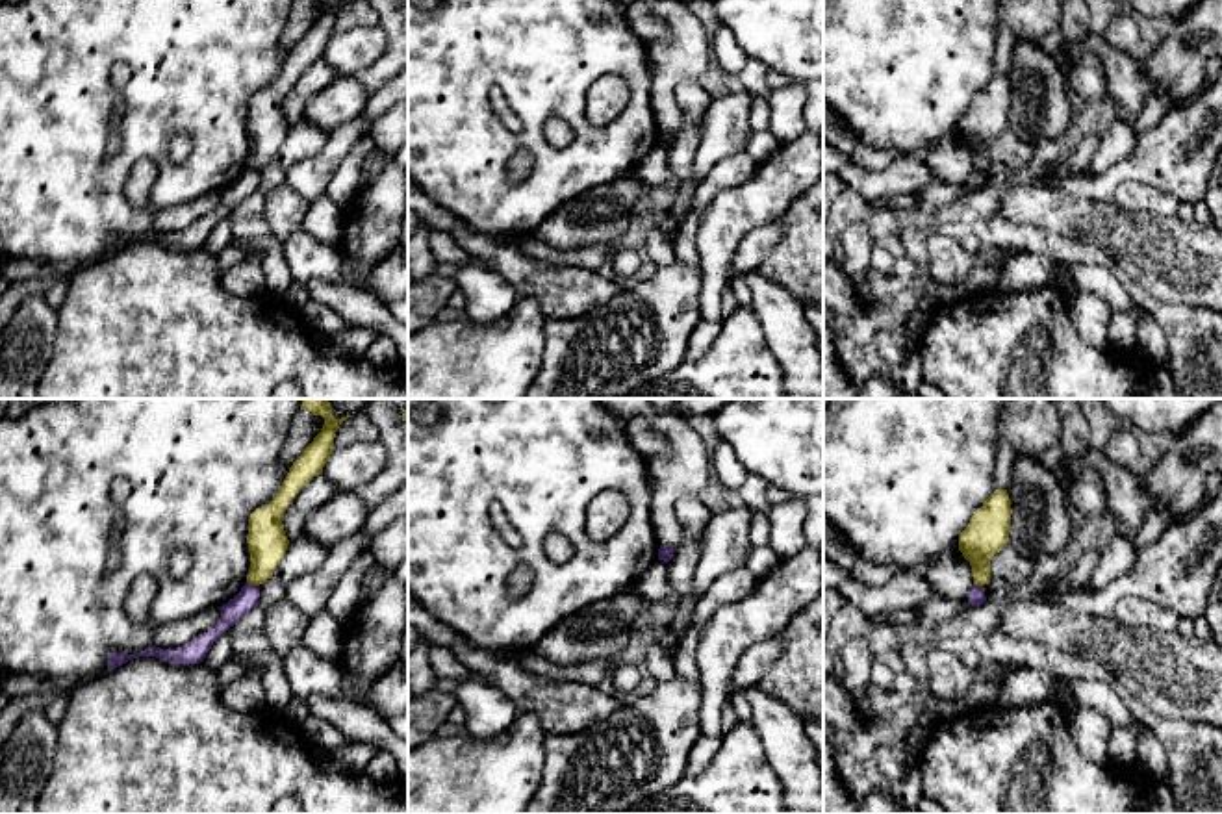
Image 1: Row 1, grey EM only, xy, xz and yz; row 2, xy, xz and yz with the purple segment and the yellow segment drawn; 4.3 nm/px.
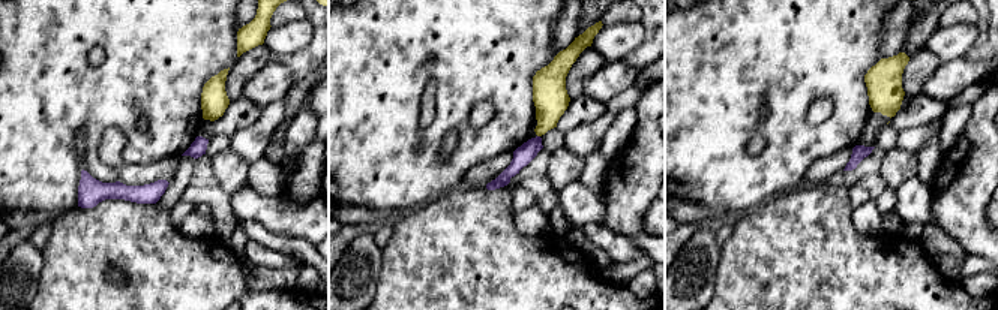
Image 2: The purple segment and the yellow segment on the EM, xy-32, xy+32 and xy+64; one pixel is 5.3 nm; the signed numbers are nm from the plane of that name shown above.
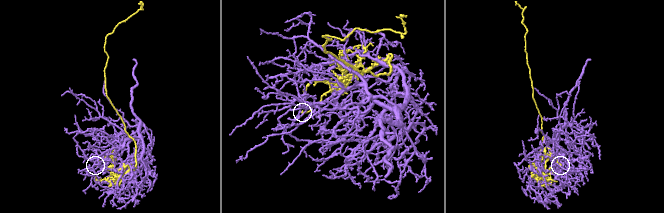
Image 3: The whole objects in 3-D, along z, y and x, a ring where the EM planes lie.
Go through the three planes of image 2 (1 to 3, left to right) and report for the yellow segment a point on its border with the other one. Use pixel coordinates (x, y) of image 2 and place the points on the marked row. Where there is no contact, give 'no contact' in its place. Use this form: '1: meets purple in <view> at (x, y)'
1: no contact
2: no contact
3: no contact

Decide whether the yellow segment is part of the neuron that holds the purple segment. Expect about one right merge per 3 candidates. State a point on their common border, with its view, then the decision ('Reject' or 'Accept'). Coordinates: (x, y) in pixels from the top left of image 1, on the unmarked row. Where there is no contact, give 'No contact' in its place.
Touches purple at xy (253, 169). Reject

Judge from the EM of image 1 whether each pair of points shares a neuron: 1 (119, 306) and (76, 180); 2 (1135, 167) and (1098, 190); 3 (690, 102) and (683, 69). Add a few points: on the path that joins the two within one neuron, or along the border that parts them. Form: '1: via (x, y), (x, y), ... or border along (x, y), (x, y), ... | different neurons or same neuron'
1: border along (106, 253), (69, 269) | different neurons
2: via (1126, 169), (1107, 182) | same neuron
3: border along (696, 80), (683, 82), (675, 89), (683, 127) | different neurons

